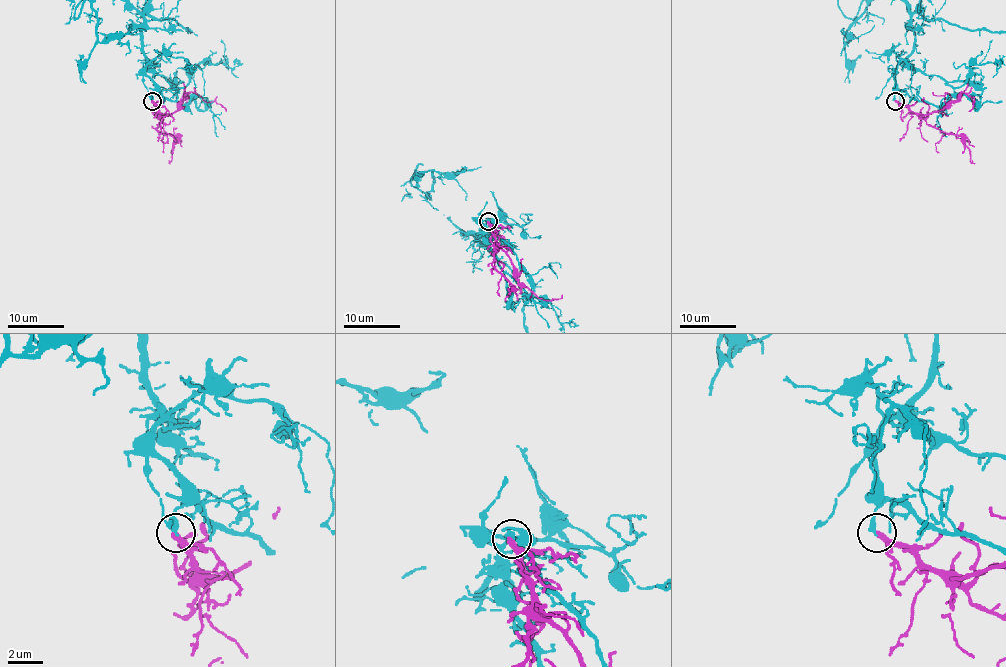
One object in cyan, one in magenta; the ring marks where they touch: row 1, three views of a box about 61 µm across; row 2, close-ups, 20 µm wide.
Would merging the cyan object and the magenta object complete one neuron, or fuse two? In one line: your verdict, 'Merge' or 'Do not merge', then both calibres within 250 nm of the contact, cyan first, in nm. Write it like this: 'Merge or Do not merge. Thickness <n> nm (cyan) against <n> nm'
Do not merge. Thickness 360 nm (cyan) against 260 nm

